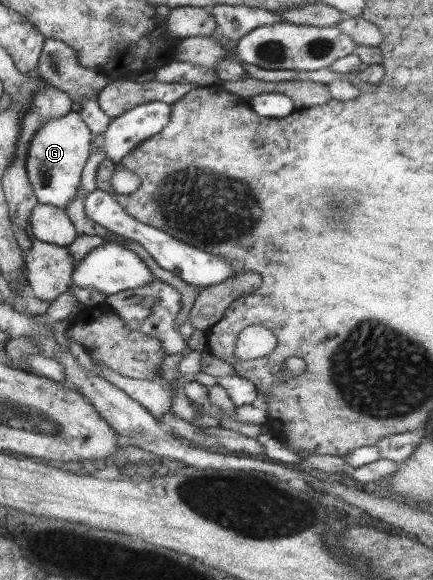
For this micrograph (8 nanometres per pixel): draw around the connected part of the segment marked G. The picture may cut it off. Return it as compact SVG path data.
M72 111L37 127L28 142L24 169L38 203L47 203L64 210L74 197L76 188L80 187L80 174L90 155L92 136L79 114Z

